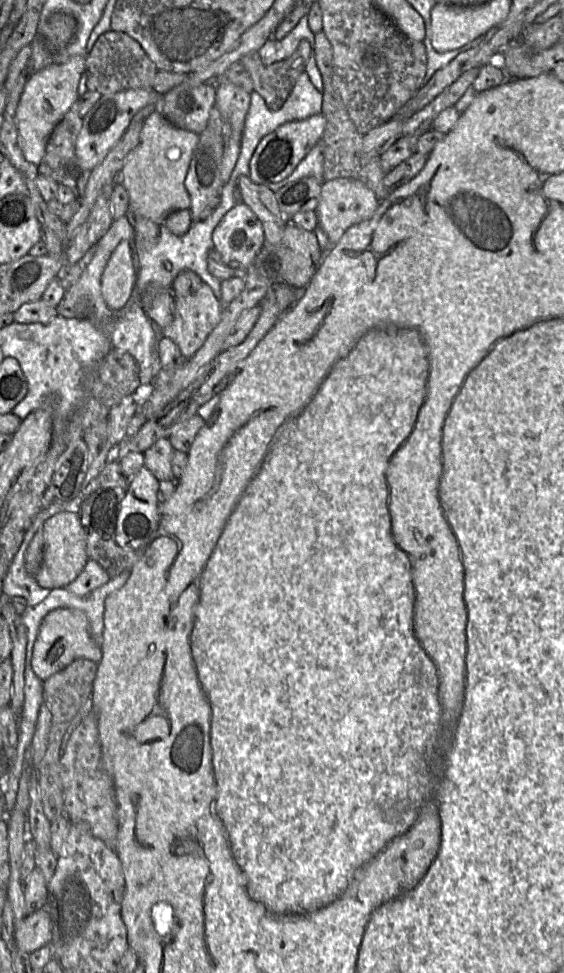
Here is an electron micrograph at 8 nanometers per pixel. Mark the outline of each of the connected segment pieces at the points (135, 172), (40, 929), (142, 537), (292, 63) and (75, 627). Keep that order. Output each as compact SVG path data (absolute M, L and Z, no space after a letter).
M159 111L148 115L138 145L128 153L118 174L118 181L128 192L129 206L157 225L172 211L190 209L184 180L198 141L199 134L172 125Z
M46 908L27 915L15 927L14 943L23 952L32 953L50 944L52 940L51 917Z
M142 467L131 479L121 501L116 527L116 542L124 549L140 550L151 539L160 520L160 503L157 498L159 480Z
M302 40L296 51L284 60L264 65L257 51L243 56L240 61L249 73L253 89L272 111L281 108L290 96L297 78L305 71L311 54L308 41Z
M58 608L49 612L40 625L33 647L31 665L36 676L45 681L81 658L90 659L97 664L102 660L102 648L90 635L86 613L76 608Z

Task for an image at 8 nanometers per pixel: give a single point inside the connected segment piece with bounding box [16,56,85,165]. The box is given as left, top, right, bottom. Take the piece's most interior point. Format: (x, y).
(48, 94)

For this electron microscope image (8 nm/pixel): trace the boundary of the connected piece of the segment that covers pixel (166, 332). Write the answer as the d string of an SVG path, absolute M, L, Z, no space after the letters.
M206 284L193 295L174 298L174 319L161 333L179 347L183 357L190 359L219 323L222 304Z

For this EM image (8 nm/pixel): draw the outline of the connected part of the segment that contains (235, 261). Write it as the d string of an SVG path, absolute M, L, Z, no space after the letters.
M238 201L212 233L214 251L235 271L245 271L264 244L264 229L256 214Z

